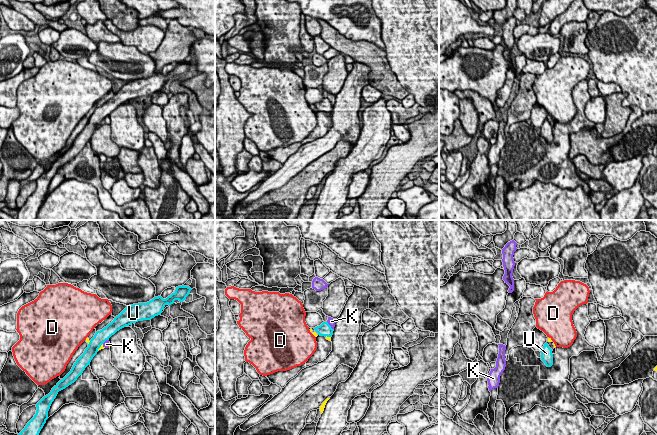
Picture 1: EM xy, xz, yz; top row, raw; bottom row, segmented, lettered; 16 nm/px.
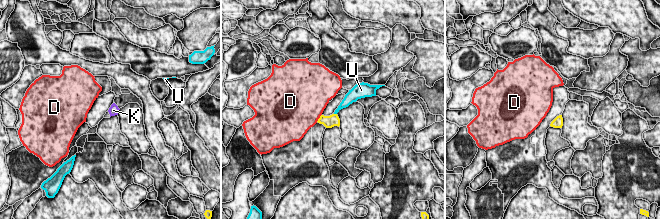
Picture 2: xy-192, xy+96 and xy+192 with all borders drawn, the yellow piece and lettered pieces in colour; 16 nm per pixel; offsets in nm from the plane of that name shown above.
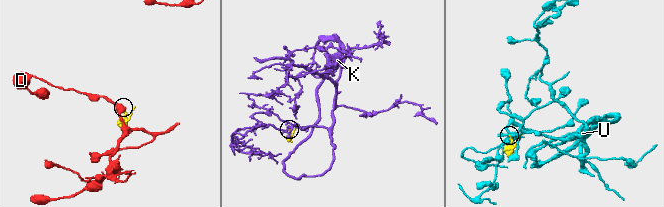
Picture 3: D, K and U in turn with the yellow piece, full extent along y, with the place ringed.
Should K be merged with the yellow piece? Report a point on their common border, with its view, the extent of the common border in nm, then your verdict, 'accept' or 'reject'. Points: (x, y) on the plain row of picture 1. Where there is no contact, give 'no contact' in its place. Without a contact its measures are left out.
xy (109, 121) | 100 nm | accept

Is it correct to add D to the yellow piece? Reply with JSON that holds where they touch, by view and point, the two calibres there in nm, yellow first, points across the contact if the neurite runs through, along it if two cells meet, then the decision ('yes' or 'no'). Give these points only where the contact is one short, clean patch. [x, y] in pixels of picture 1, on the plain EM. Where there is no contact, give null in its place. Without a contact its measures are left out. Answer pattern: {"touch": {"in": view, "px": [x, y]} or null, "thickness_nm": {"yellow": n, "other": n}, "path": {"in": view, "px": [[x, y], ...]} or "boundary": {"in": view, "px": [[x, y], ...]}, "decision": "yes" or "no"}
{"touch": {"in": "xz", "px": [312, 109]}, "thickness_nm": {"yellow": 50, "other": 500}, "boundary": {"in": "xz", "px": [[309, 106], [315, 113]]}, "decision": "no"}

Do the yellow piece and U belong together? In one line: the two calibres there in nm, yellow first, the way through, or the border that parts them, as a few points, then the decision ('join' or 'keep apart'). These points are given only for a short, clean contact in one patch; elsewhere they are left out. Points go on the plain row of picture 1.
calibres 50 and 200 nm; border xy (102, 119), (97, 126); keep apart

